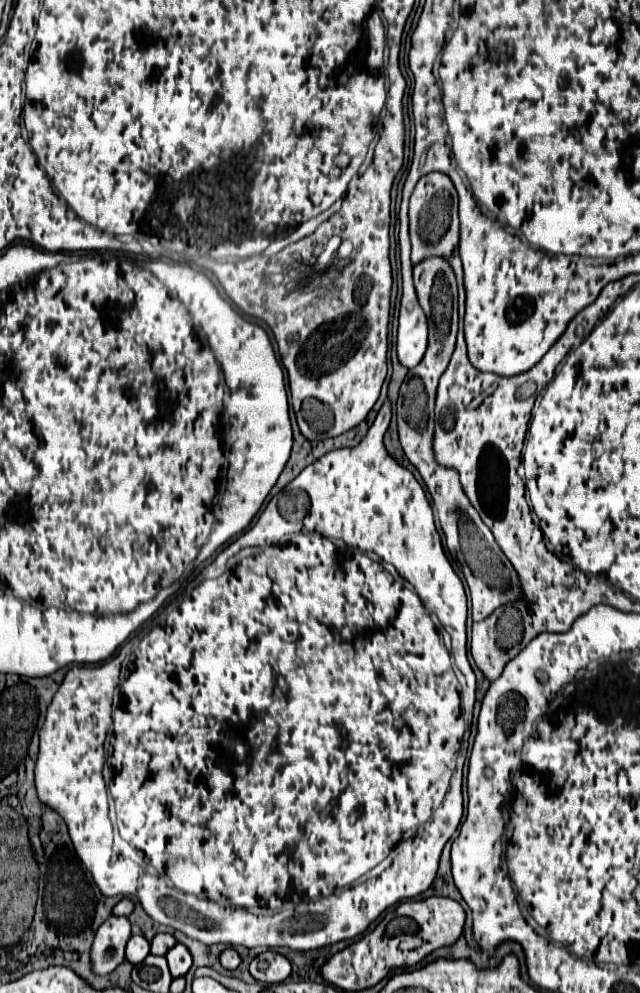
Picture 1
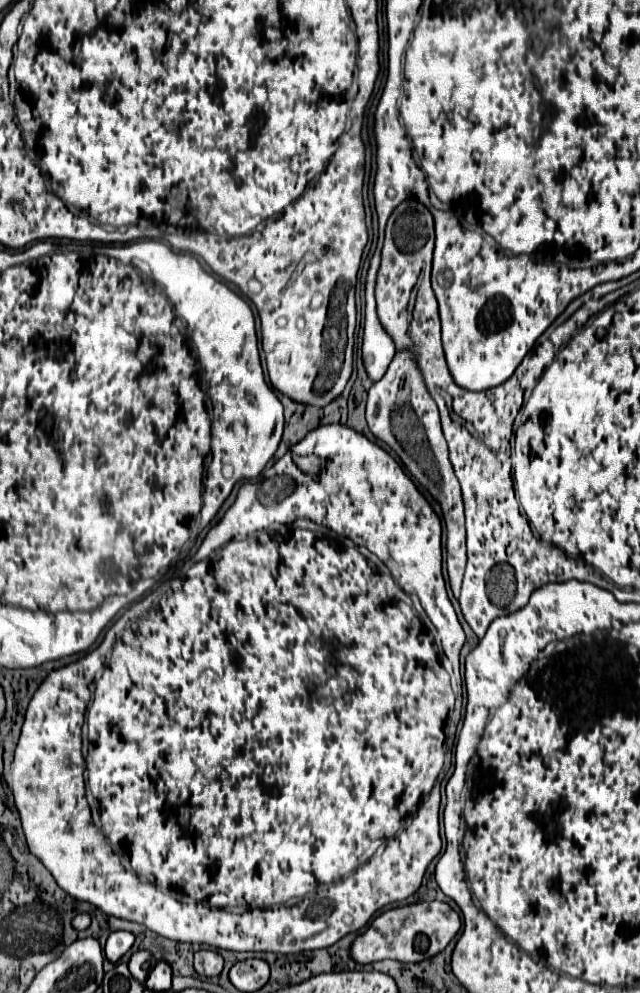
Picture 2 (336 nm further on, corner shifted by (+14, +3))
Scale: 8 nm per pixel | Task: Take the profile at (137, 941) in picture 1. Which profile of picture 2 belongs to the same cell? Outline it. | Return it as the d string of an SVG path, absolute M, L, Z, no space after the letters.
M111 932L103 950L105 958L113 964L119 962L131 950L133 942L135 942L135 936L131 932Z

